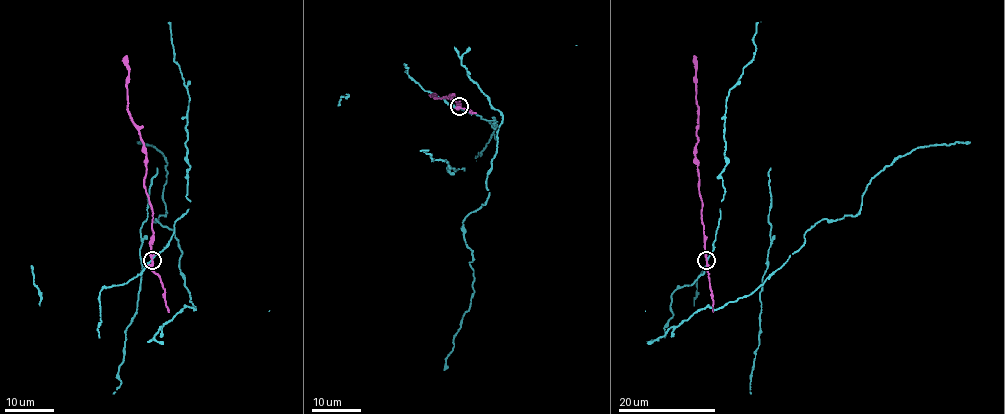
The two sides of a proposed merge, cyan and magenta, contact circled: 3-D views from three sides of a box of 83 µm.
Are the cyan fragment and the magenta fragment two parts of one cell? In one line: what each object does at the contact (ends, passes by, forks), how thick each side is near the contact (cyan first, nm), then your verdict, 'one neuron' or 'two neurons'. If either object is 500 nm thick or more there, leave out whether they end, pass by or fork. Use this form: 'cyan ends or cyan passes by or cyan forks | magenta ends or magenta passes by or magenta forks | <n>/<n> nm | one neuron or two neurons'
cyan passes by | magenta forks | 140/200 nm | two neurons

